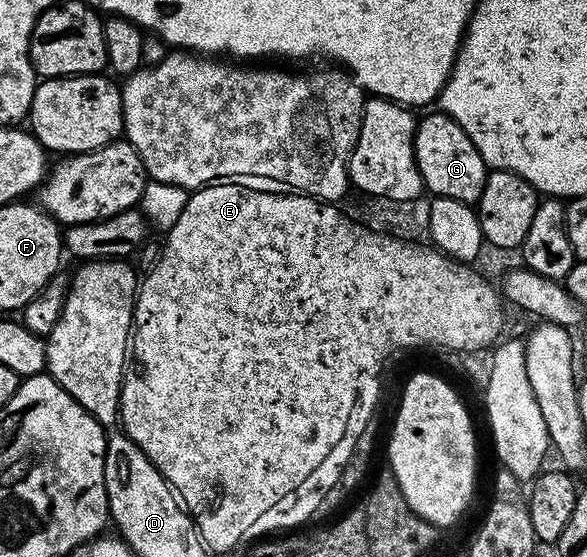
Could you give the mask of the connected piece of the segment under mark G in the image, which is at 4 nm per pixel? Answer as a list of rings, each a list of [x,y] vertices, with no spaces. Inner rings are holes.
[[[435,114],[421,118],[416,124],[414,153],[424,186],[429,192],[433,191],[433,196],[442,199],[457,199],[469,205],[479,204],[489,168],[484,166],[478,149],[474,149],[474,141],[466,137],[462,125],[446,114]]]

